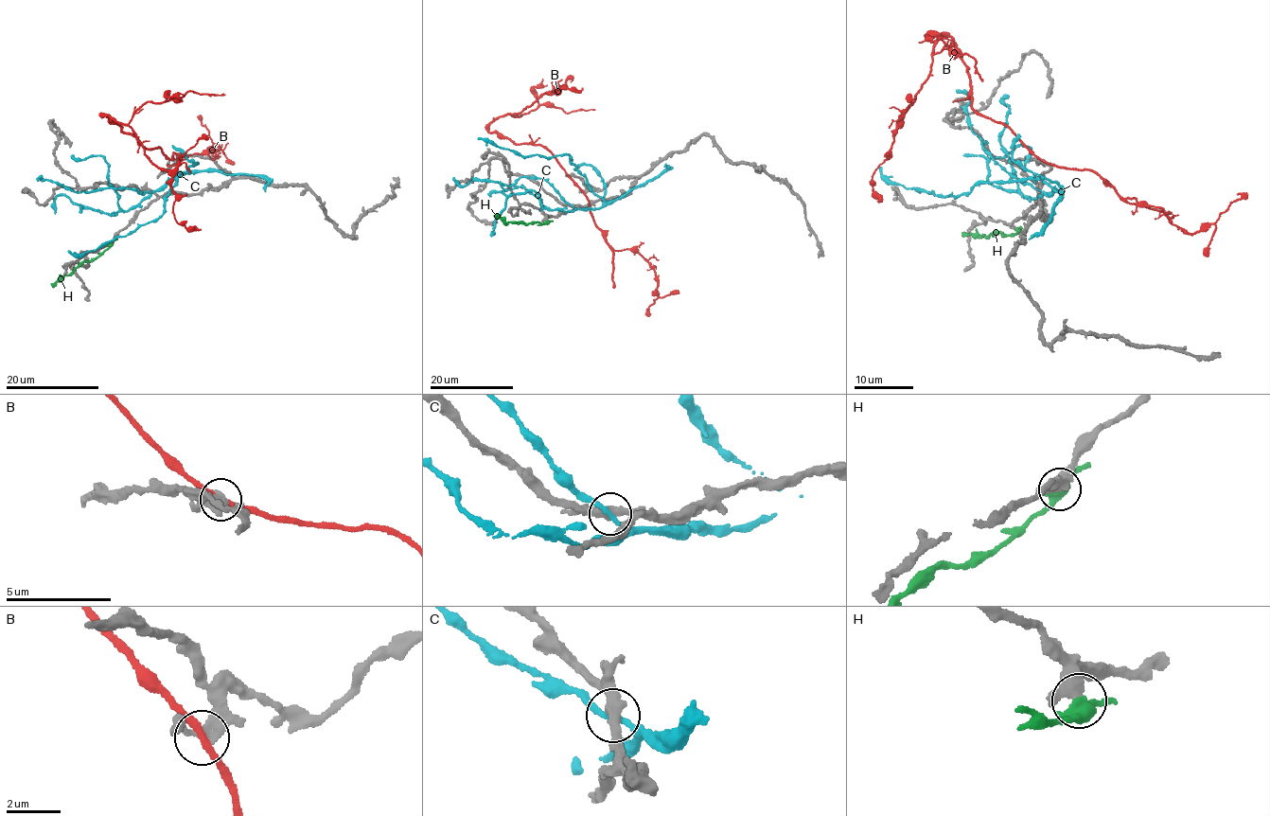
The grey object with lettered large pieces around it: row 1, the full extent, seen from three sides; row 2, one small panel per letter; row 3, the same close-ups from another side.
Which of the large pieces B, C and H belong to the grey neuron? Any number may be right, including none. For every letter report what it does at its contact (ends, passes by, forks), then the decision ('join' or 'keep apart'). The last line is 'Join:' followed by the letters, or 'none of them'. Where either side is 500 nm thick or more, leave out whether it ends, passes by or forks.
B: it passes by; keep apart
C: it passes by; keep apart
H: keep apart
Join: none of them

